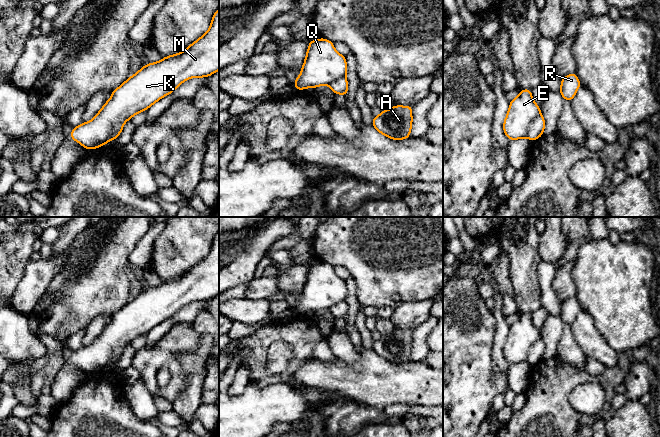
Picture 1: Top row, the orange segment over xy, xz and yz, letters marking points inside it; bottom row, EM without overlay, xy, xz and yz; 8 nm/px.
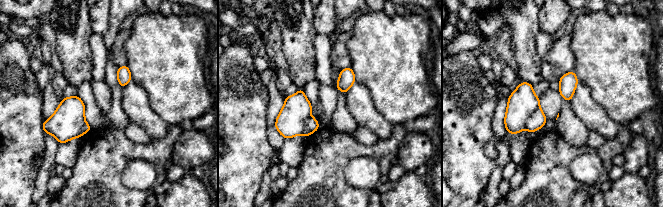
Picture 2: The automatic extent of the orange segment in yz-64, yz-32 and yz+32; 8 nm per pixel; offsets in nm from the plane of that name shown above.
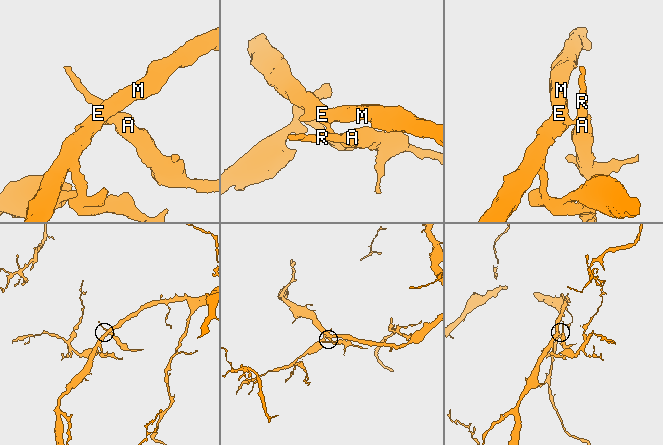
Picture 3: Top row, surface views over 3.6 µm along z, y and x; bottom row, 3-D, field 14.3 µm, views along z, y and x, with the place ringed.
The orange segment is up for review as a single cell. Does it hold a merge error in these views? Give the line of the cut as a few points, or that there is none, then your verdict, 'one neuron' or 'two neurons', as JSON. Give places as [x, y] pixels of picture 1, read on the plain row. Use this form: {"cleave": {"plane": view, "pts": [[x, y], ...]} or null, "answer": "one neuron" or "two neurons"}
{"cleave": {"plane": "yz", "pts": [[540, 337], [529, 348], [526, 360]]}, "answer": "two neurons"}

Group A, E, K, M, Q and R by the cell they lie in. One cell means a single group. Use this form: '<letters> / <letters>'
A R / E K M Q

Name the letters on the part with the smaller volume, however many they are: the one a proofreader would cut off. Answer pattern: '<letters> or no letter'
A, R

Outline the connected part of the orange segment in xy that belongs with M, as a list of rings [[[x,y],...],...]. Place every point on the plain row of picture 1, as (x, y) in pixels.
[[[219,233],[209,254],[183,276],[148,287],[112,315],[111,322],[89,345],[72,352],[70,362],[85,373],[97,373],[108,367],[115,350],[146,335],[155,326],[171,318],[184,305],[212,299],[219,294]]]

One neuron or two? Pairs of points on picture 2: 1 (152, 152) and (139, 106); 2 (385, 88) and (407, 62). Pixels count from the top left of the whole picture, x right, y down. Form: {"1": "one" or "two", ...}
{"1": "two", "2": "one"}

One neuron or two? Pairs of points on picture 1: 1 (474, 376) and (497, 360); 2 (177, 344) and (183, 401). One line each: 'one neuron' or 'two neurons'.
1: two neurons
2: two neurons

